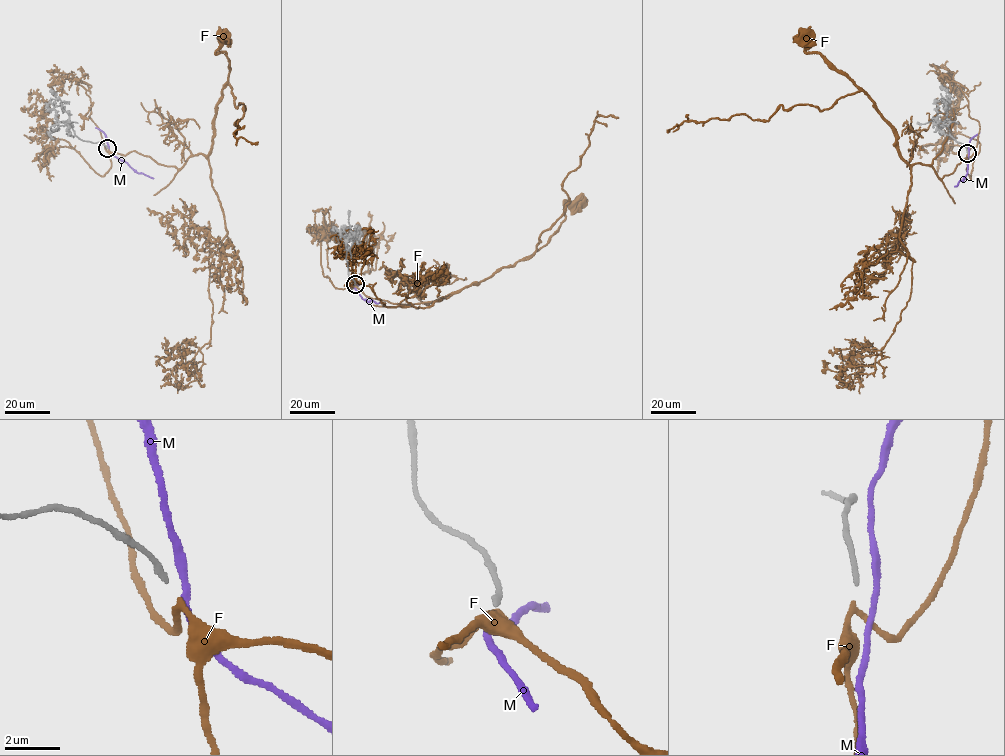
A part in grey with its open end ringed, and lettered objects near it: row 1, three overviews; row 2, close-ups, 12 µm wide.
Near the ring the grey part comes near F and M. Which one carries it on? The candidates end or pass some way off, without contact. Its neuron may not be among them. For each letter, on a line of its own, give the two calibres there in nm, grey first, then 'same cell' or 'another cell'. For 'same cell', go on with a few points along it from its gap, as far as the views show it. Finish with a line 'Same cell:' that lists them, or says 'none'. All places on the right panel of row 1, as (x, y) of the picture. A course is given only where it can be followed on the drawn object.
F: 200 nm thick on the grey side, 170 nm on the other; same cell; it runs (967, 154), (966, 162), (942, 178), (930, 166), (909, 165), (874, 101), (819, 53), (806, 52), (804, 35)
M: 200 nm thick on the grey side, 240 nm on the other; another cell
Same cell: F

